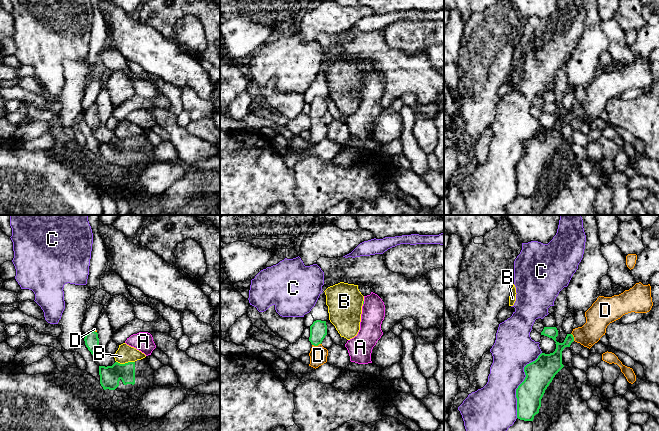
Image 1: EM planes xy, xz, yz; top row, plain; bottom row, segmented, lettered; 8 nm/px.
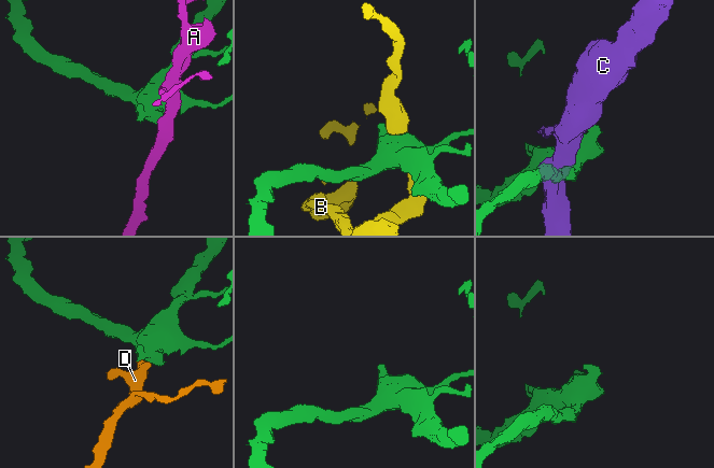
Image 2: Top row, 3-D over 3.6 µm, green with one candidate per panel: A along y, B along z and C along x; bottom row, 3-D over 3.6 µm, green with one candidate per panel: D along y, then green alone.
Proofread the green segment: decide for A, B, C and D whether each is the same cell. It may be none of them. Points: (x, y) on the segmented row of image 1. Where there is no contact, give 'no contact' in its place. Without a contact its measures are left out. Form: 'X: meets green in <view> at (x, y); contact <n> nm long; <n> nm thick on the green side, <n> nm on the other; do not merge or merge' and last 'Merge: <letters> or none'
A: meets green in xz at (363, 303); contact 30 nm long; 20 nm thick on the green side, 190 nm on the other; do not merge
B: meets green in xy at (125, 363); contact 150 nm long; 160 nm thick on the green side, 140 nm on the other; do not merge
C: meets green in yz at (521, 383); contact 550 nm long; 220 nm thick on the green side, 320 nm on the other; do not merge
D: meets green in xz at (316, 345); contact 70 nm long; 140 nm thick on the green side, 140 nm on the other; merge
Merge: D

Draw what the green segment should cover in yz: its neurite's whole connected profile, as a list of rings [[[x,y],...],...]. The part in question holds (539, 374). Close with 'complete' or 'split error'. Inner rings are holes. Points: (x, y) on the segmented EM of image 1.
[[[639,282],[619,295],[599,296],[585,312],[586,323],[567,334],[563,343],[556,341],[556,327],[544,327],[541,335],[552,338],[556,342],[556,349],[550,354],[541,353],[535,361],[524,367],[526,377],[516,389],[517,418],[533,421],[534,416],[539,413],[545,390],[564,367],[562,351],[565,347],[570,347],[575,341],[590,349],[605,335],[610,323],[631,312],[647,313],[652,306],[650,284],[643,285]]]; split error

